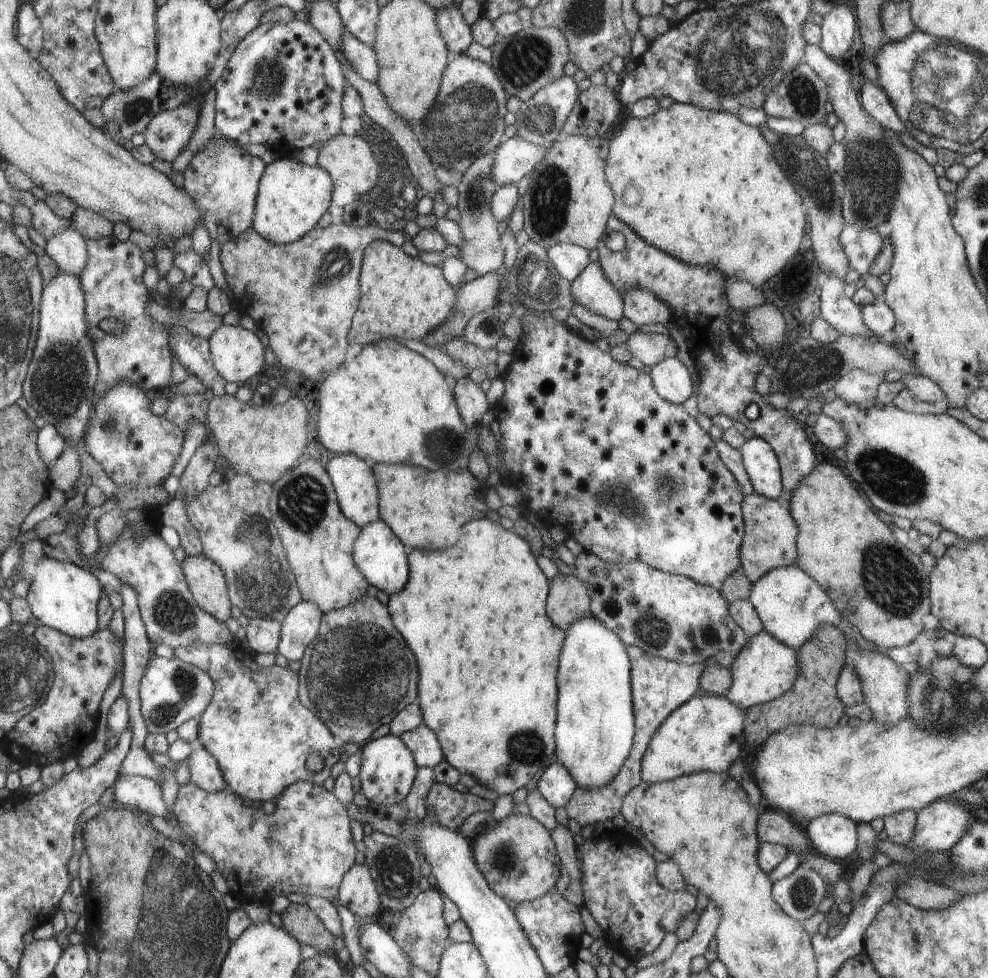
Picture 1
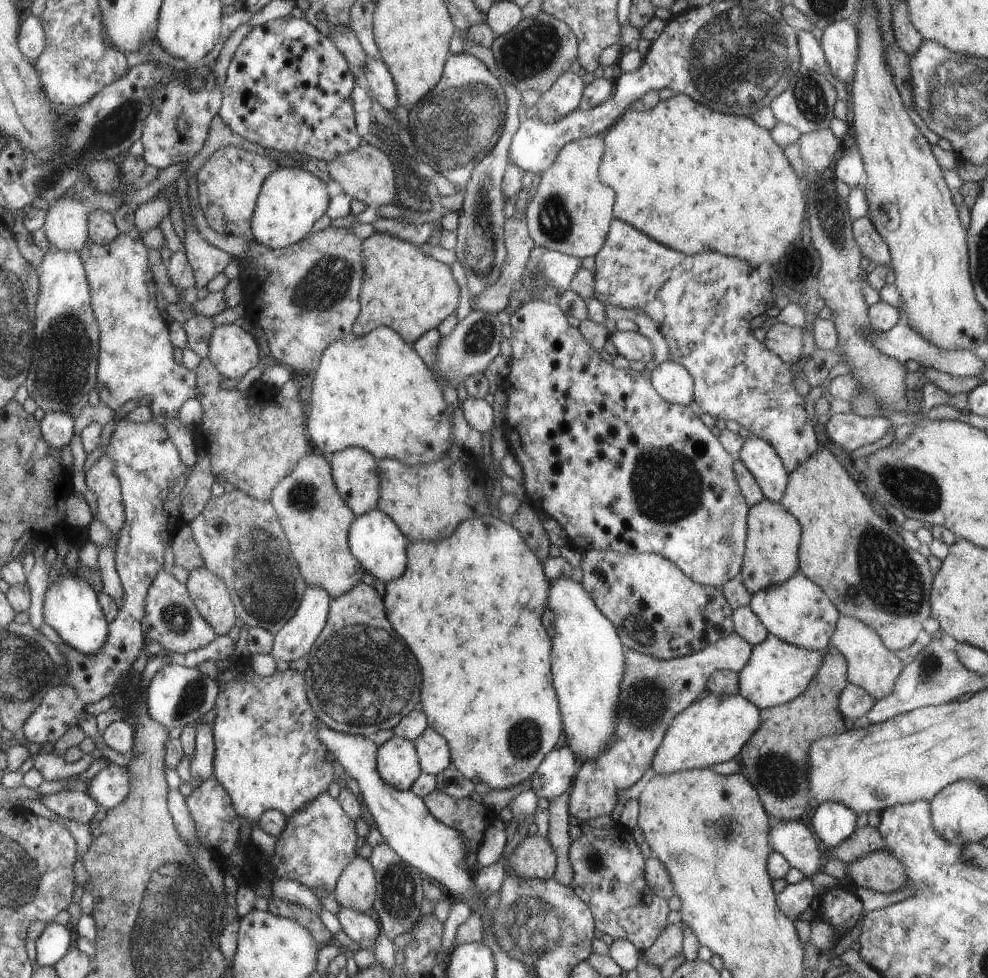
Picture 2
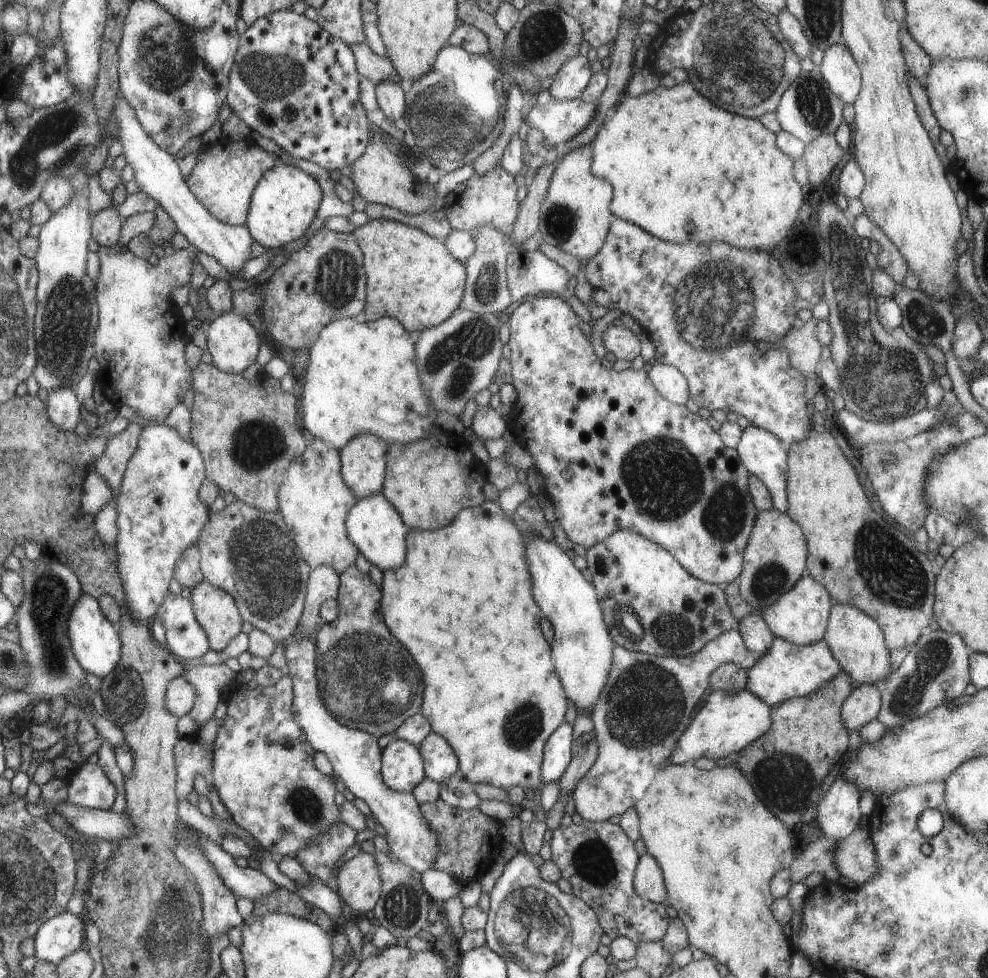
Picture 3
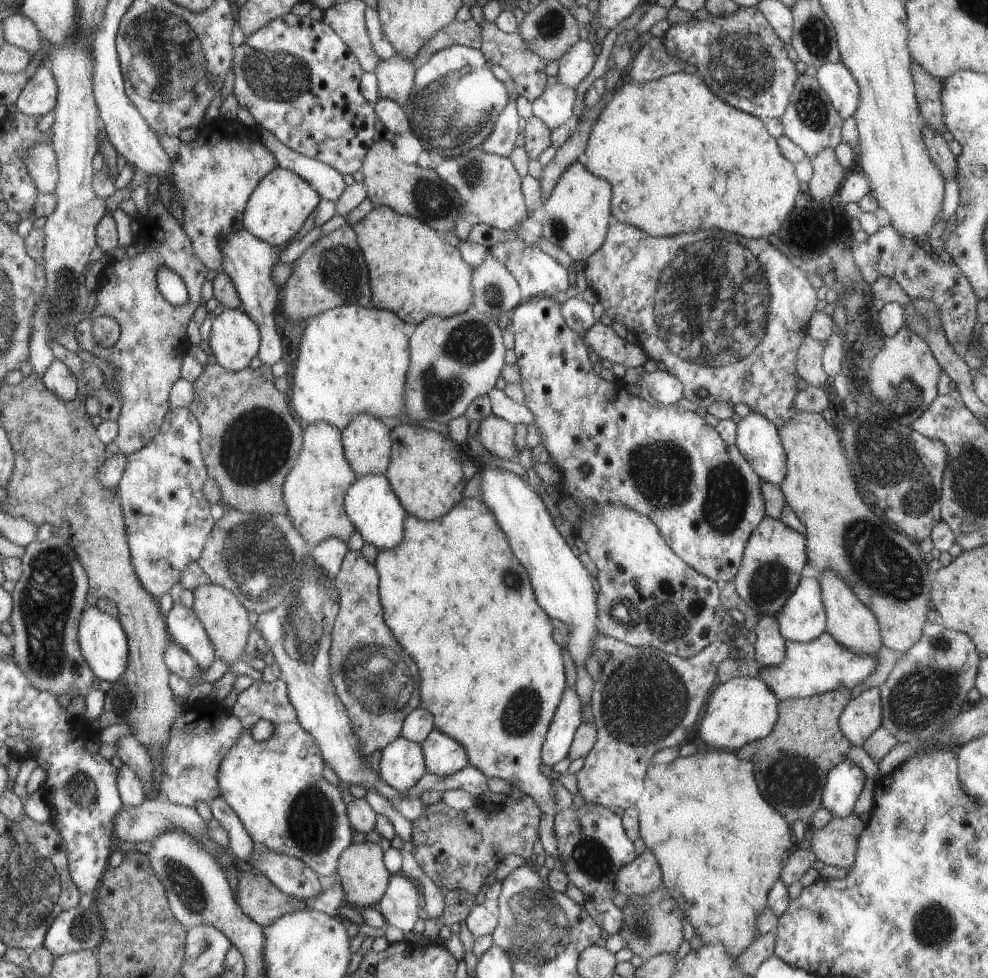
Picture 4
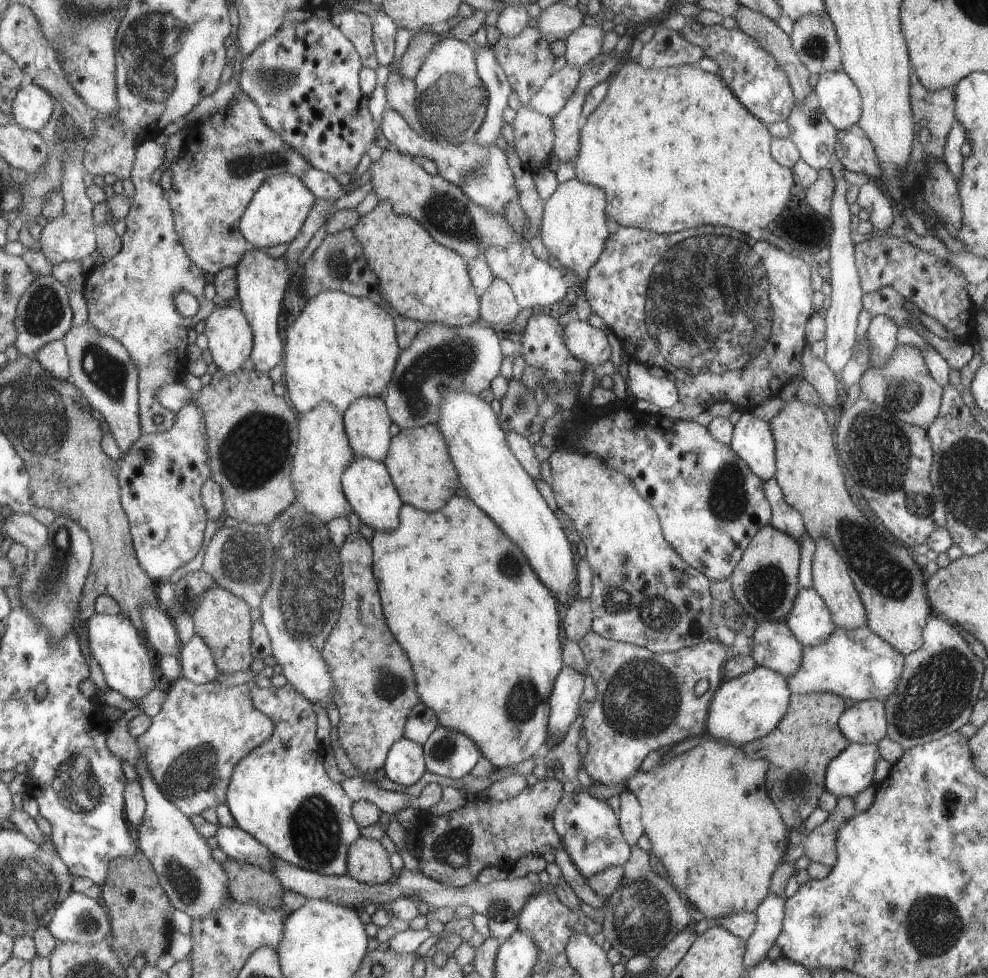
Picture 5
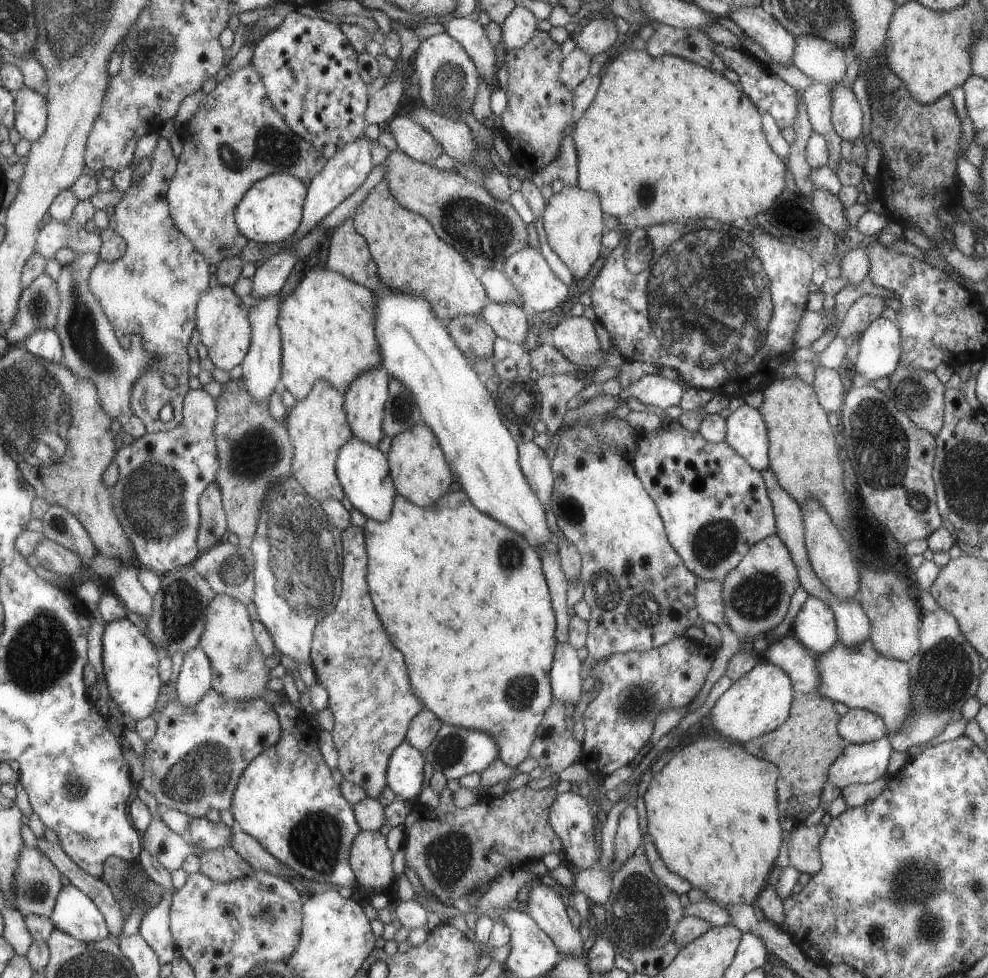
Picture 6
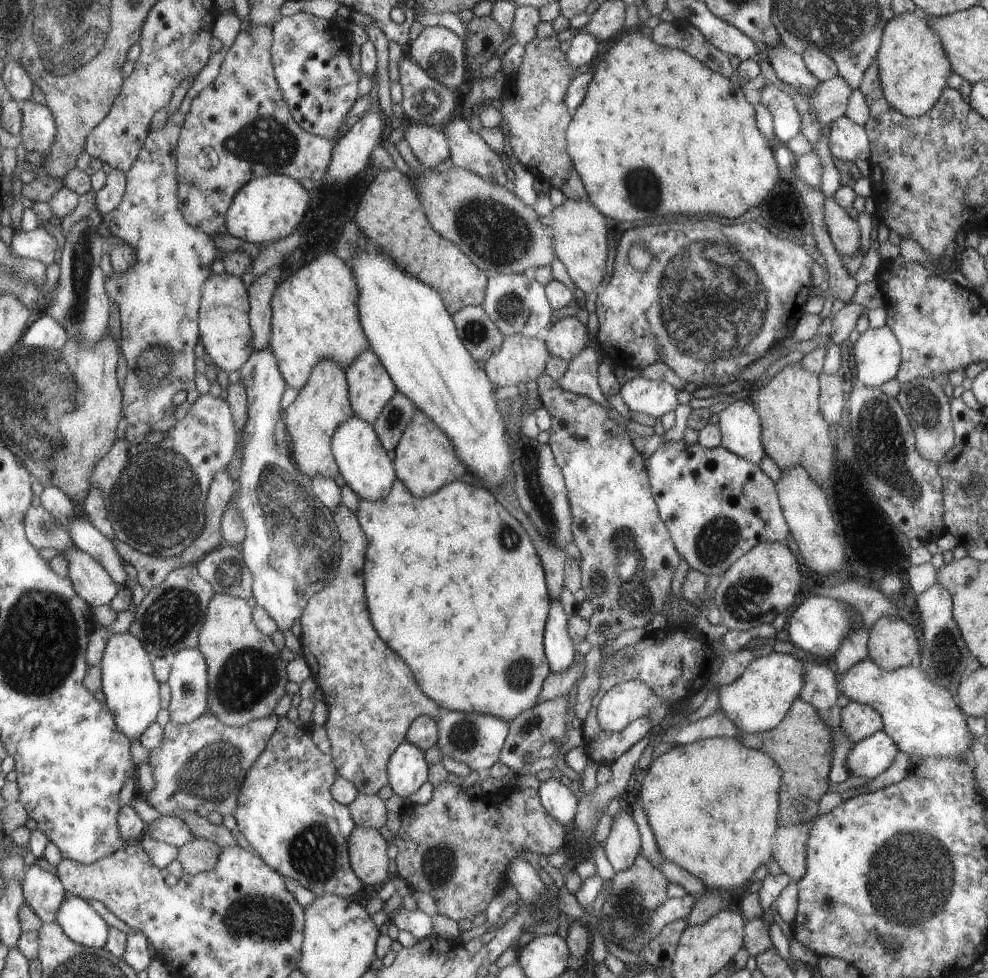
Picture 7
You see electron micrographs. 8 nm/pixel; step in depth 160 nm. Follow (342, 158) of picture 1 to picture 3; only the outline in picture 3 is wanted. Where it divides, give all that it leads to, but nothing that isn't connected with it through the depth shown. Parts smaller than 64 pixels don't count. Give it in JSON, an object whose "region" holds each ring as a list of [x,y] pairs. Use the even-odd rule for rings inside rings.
{"region":[[[384,140],[373,141],[363,157],[352,165],[351,179],[356,191],[367,203],[381,204],[408,215],[427,213],[437,194],[425,180],[415,184],[408,168],[401,166],[398,156],[393,156],[387,148]]]}

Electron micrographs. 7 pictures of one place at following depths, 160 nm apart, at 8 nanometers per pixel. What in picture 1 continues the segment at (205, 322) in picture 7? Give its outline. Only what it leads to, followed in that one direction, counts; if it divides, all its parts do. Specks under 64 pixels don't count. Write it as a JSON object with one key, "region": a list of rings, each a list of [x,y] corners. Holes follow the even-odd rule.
{"region":[[[222,325],[209,338],[215,368],[226,382],[241,386],[263,370],[265,346],[260,337],[259,331]]]}

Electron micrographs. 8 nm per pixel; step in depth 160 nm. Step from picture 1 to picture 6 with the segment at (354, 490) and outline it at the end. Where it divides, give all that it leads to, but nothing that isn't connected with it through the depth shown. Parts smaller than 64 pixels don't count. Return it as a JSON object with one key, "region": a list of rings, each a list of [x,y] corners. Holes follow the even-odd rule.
{"region":[[[382,368],[363,373],[346,392],[346,413],[353,434],[375,445],[381,444],[389,398],[390,376]]]}

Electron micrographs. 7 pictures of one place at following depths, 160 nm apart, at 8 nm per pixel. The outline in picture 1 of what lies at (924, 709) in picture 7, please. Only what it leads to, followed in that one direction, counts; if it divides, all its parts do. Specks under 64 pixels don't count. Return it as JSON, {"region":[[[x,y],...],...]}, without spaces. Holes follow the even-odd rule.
{"region":[[[762,631],[749,638],[728,670],[732,672],[732,684],[724,697],[739,708],[755,707],[790,691],[795,678],[799,676],[799,654],[795,649],[781,644],[769,633]]]}

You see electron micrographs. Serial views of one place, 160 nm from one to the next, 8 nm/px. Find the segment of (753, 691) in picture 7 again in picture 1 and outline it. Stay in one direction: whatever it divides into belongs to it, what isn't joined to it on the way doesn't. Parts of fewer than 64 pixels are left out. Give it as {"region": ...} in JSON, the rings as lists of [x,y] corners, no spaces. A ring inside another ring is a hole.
{"region":[[[706,693],[693,696],[686,703],[682,703],[678,708],[675,708],[675,711],[663,720],[662,725],[651,736],[646,753],[642,757],[641,778],[643,782],[647,782],[647,785],[649,785],[671,781],[682,775],[698,773],[699,771],[726,772],[737,760],[737,757],[744,755],[746,718],[745,709],[735,706],[724,696]]]}

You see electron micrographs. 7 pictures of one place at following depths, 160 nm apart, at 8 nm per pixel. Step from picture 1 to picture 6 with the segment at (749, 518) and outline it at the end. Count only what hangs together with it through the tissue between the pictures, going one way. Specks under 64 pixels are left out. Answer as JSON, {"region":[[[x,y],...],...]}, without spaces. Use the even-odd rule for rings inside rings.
{"region":[[[776,533],[767,535],[749,550],[722,580],[721,596],[728,626],[746,644],[774,629],[787,614],[797,582],[796,565],[785,542]]]}

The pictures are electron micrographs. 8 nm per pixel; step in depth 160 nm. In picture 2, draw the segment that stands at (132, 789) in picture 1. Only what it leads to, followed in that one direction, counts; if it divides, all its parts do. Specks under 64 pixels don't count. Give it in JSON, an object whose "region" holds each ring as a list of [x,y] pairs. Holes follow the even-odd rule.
{"region":[[[110,763],[91,779],[87,794],[105,809],[115,809],[129,796],[130,781],[127,766]]]}

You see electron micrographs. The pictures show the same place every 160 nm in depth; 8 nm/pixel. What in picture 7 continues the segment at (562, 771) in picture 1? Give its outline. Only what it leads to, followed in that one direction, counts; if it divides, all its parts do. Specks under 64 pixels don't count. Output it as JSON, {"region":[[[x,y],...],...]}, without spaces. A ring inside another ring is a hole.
{"region":[[[551,599],[543,638],[551,673],[564,673],[574,661],[575,648],[567,632],[567,619],[559,601]]]}

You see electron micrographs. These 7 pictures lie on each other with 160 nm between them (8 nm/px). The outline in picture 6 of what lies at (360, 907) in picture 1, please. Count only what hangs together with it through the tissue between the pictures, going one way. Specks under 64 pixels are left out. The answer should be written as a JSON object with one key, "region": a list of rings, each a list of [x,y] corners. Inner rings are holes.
{"region":[[[361,831],[354,841],[351,864],[358,883],[367,888],[387,888],[391,882],[391,852],[379,831]]]}

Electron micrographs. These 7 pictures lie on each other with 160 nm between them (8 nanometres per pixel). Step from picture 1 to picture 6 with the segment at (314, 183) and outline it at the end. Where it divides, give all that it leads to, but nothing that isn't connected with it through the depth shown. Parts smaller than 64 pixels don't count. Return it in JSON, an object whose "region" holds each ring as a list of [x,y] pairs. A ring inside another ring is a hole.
{"region":[[[275,173],[260,180],[243,197],[236,209],[239,230],[251,241],[262,245],[284,243],[297,232],[304,217],[308,185],[289,173]]]}

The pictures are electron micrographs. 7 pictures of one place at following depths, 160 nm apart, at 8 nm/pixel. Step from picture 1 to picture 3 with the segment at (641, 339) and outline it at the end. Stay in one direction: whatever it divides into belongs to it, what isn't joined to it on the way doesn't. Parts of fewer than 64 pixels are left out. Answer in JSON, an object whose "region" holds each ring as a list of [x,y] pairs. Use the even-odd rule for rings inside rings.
{"region":[[[609,325],[602,333],[602,342],[606,351],[616,359],[632,361],[640,355],[640,341],[623,325]]]}

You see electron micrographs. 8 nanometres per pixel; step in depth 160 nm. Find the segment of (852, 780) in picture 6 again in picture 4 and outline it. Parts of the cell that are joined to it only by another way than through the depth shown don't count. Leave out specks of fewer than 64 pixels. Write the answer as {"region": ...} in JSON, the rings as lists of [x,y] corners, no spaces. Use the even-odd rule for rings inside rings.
{"region":[[[847,758],[831,768],[823,788],[822,806],[829,810],[832,816],[845,818],[853,811],[859,790],[865,781],[863,772]]]}

